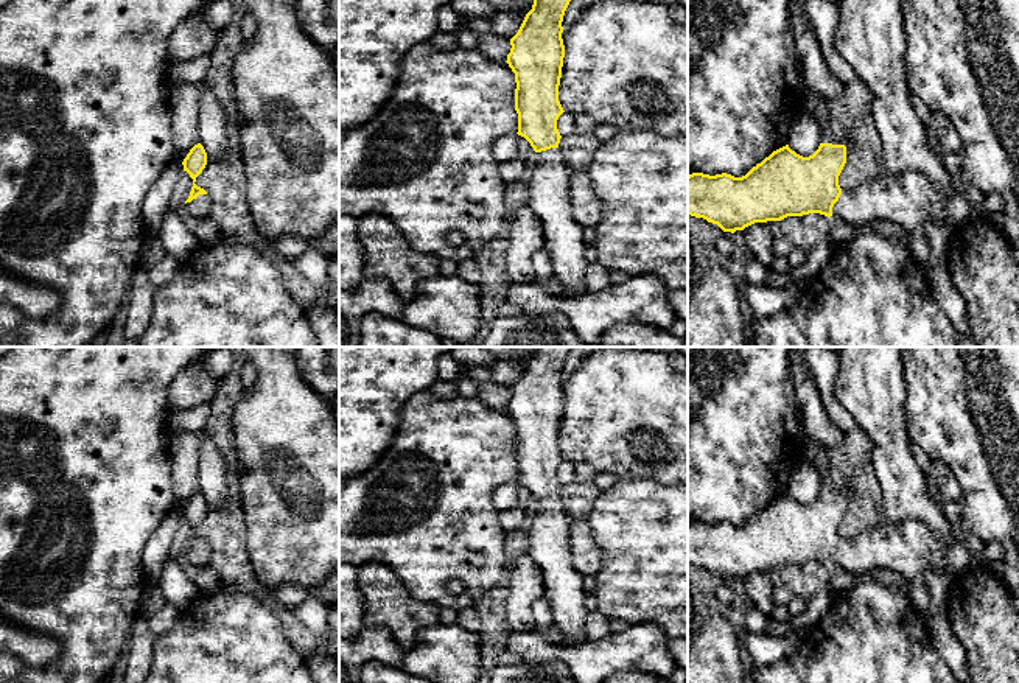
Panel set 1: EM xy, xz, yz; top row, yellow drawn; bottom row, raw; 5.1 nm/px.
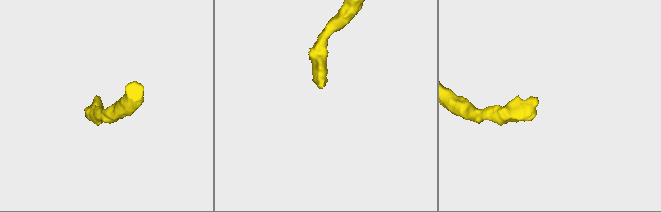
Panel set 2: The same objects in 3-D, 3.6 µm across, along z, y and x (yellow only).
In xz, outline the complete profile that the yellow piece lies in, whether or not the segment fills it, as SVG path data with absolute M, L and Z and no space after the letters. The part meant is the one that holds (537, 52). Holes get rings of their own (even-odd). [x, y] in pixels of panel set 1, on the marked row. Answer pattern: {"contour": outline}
{"contour": "M534 0L532 9L526 14L518 33L510 39L507 64L515 73L515 110L518 114L518 135L524 137L535 151L534 166L527 171L526 204L538 216L545 233L545 250L549 254L554 277L565 289L565 296L587 292L583 280L588 261L583 227L576 222L571 213L568 193L571 171L559 151L560 132L557 120L565 112L559 101L559 86L565 58L562 39L563 16L571 0Z"}

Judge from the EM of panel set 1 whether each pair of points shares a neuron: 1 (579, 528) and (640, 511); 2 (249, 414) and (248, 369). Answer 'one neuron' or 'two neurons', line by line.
1: two neurons
2: two neurons

